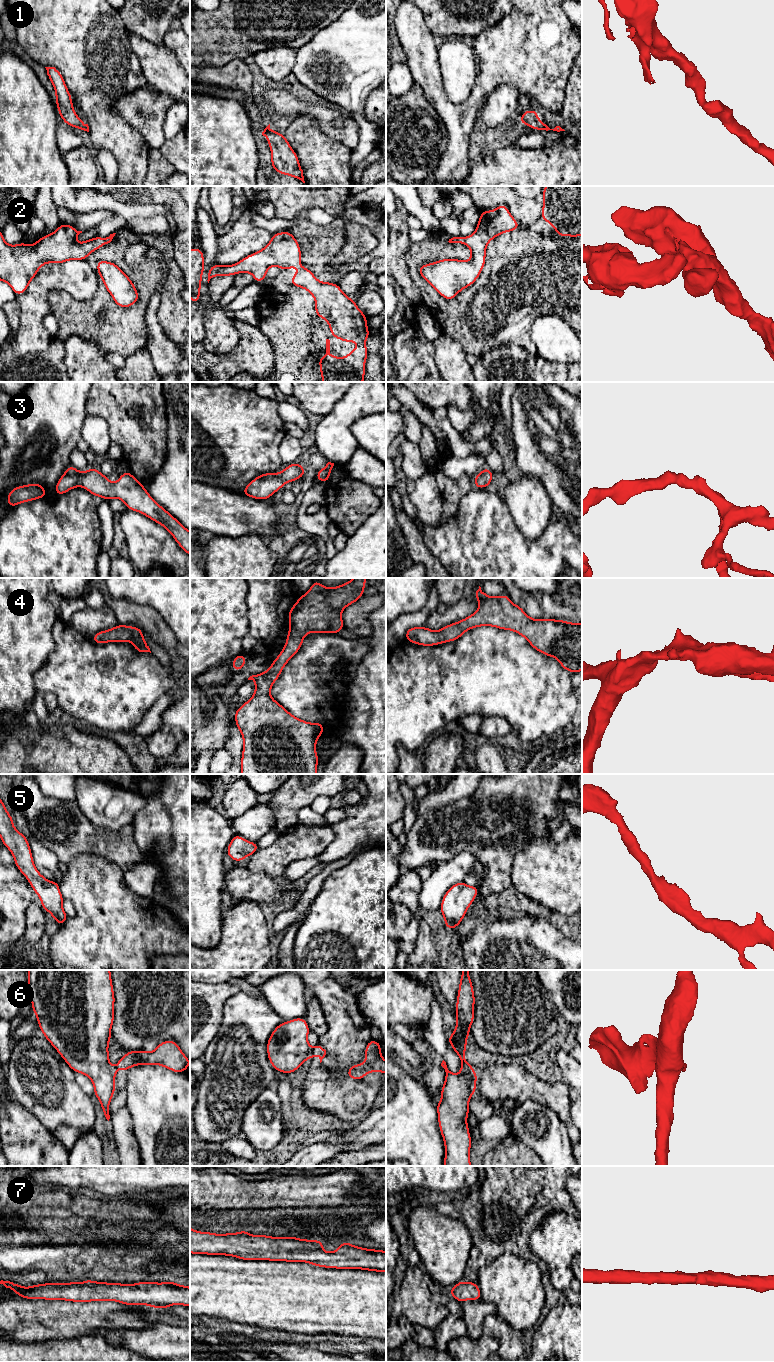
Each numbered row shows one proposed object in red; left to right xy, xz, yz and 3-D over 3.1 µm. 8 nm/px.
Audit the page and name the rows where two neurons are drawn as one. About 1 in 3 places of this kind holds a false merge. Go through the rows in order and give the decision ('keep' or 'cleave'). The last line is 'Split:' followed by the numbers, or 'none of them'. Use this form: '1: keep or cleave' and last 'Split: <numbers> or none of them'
1: keep
2: keep
3: keep
4: keep
5: keep
6: cleave
7: keep
Split: 6

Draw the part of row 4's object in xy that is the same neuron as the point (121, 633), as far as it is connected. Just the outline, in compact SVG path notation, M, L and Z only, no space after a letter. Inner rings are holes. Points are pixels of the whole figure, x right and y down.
M118 624L114 628L96 633L91 639L97 644L131 641L136 651L151 653L150 648L144 639L143 631L136 626L130 627Z

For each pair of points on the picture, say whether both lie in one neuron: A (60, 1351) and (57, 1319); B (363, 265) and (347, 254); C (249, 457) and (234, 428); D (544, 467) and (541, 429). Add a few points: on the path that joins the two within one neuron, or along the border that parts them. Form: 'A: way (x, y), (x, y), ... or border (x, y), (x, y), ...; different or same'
A: border (82, 1335), (76, 1338), (51, 1338), (36, 1342); different
B: border (375, 247), (355, 259), (342, 263), (334, 271); different
C: way (242, 450), (235, 443), (235, 435); same
D: way (535, 458), (533, 456), (533, 443), (536, 438); same

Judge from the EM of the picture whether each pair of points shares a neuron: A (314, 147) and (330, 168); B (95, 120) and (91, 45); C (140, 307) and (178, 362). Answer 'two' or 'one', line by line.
A: one
B: one
C: two

